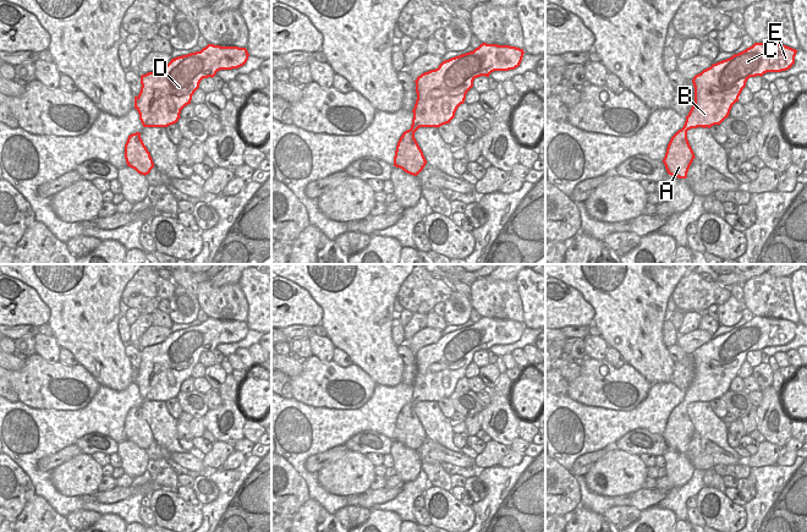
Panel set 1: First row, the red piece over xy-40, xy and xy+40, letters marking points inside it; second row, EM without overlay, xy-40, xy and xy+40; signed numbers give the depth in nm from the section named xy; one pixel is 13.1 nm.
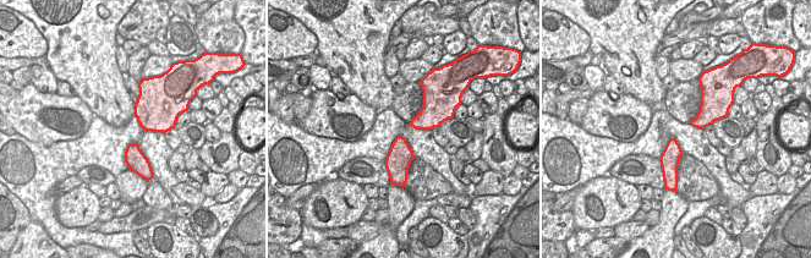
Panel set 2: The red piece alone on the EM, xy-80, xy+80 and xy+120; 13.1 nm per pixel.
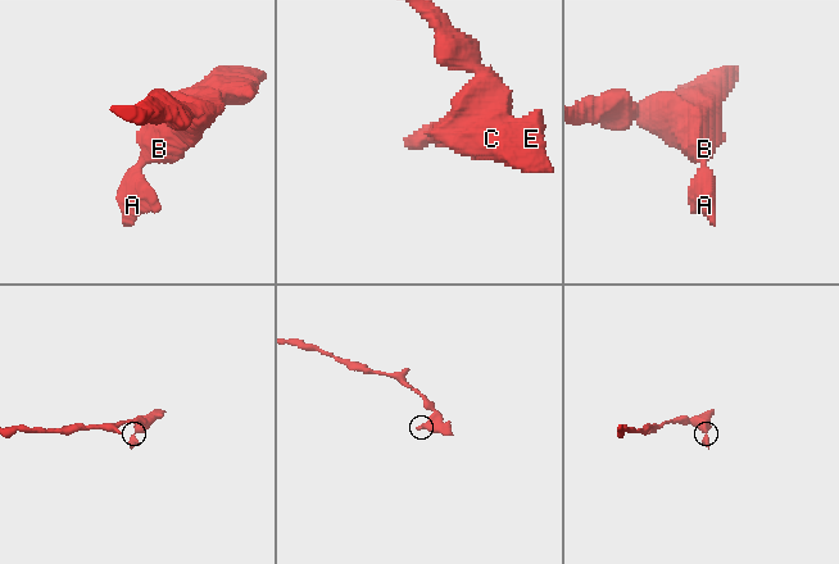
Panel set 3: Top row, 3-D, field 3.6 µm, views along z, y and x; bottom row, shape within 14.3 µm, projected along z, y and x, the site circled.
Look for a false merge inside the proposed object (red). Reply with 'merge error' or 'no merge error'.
no merge error

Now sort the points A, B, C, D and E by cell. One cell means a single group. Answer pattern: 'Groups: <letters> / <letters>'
Groups: A B C D E.

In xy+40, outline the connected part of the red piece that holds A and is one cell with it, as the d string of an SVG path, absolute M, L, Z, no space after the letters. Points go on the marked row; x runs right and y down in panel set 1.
M754 43L696 75L692 79L695 103L684 127L671 137L663 159L668 174L679 179L687 177L696 158L687 139L688 130L720 125L729 117L750 77L791 68L796 53L796 49L786 45Z

